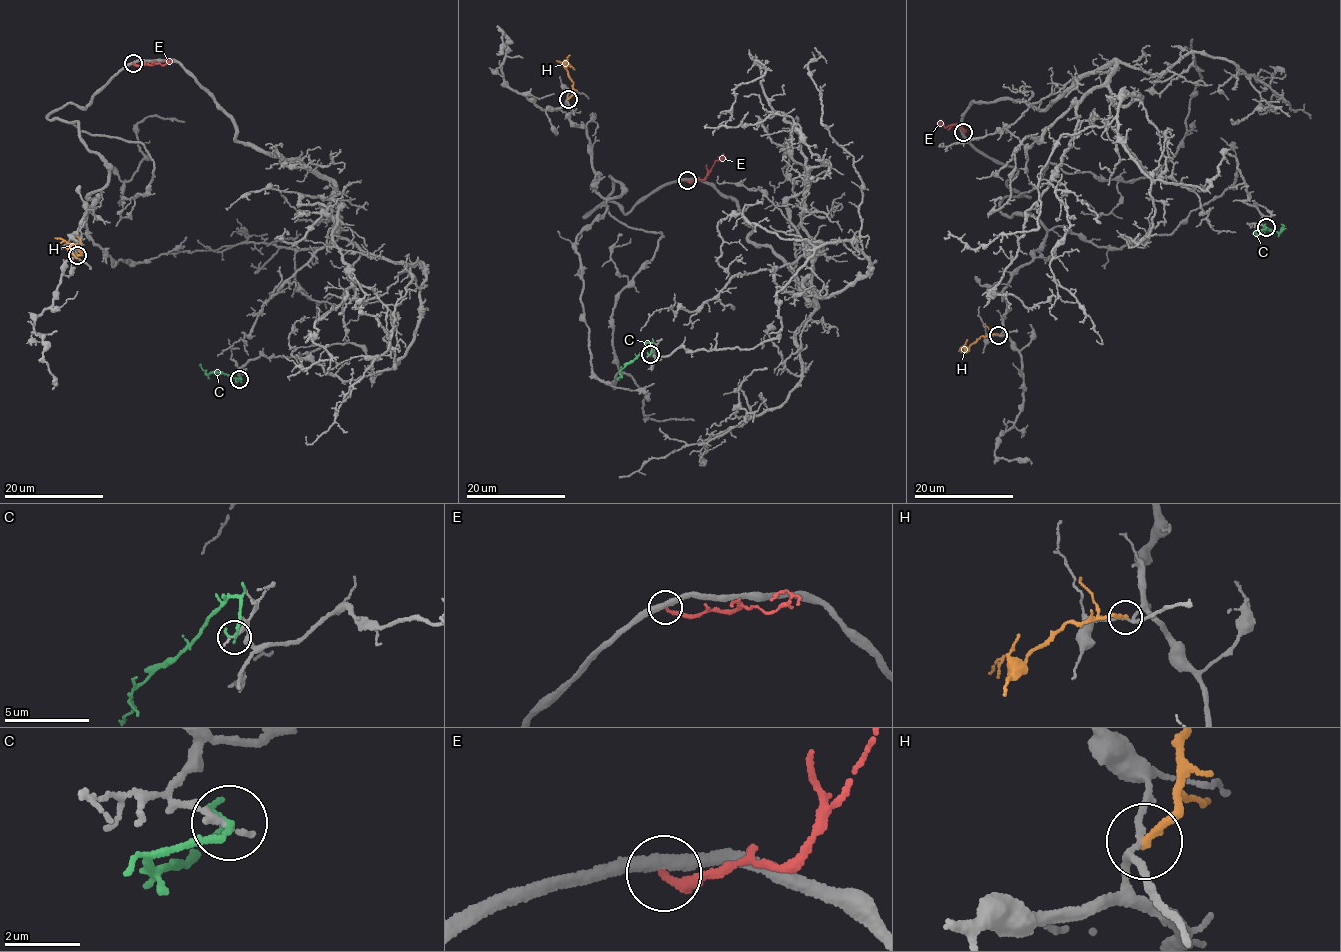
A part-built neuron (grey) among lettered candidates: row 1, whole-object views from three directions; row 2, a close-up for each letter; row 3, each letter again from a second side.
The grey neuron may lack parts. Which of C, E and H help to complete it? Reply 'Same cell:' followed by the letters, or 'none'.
Same cell: none

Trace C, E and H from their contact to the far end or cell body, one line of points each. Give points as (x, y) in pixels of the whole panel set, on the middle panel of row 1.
C: (650, 355), (651, 344), (646, 344), (637, 356), (625, 363), (618, 378)
E: (686, 180), (705, 179), (716, 160), (722, 159), (717, 157)
H: (567, 98), (572, 95), (574, 83), (566, 69), (568, 65), (556, 60)

